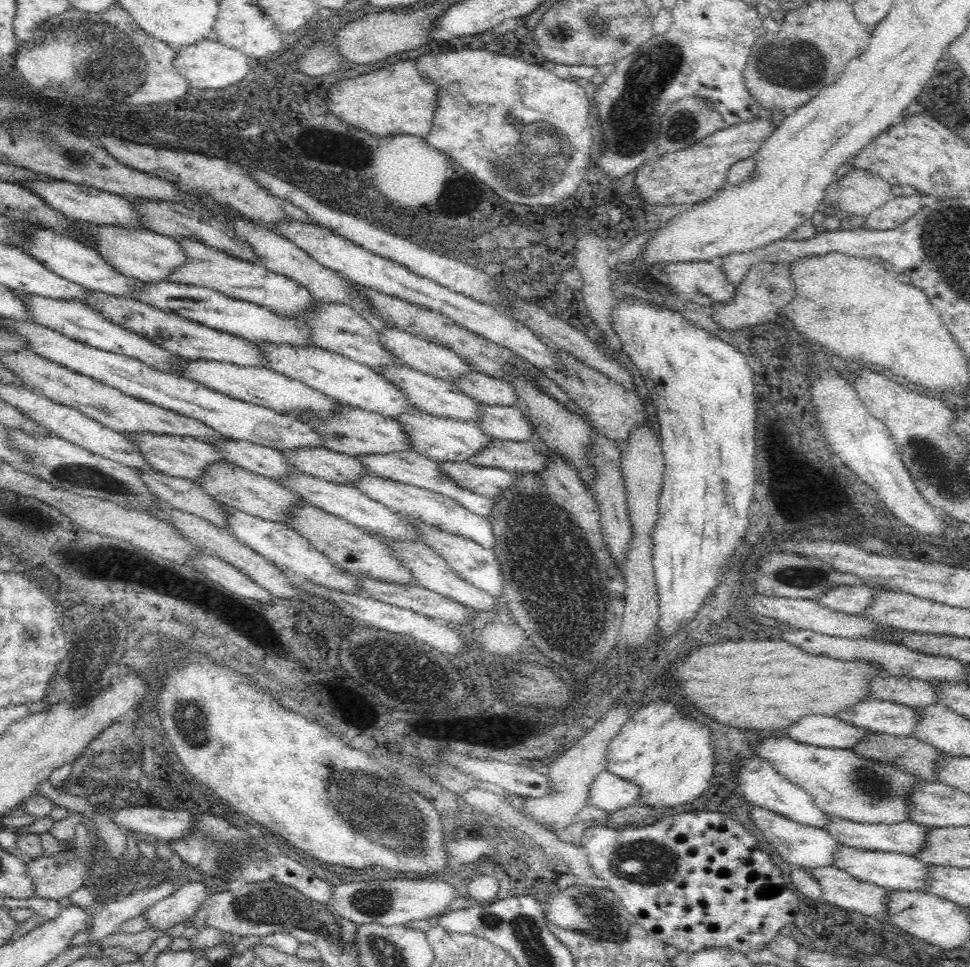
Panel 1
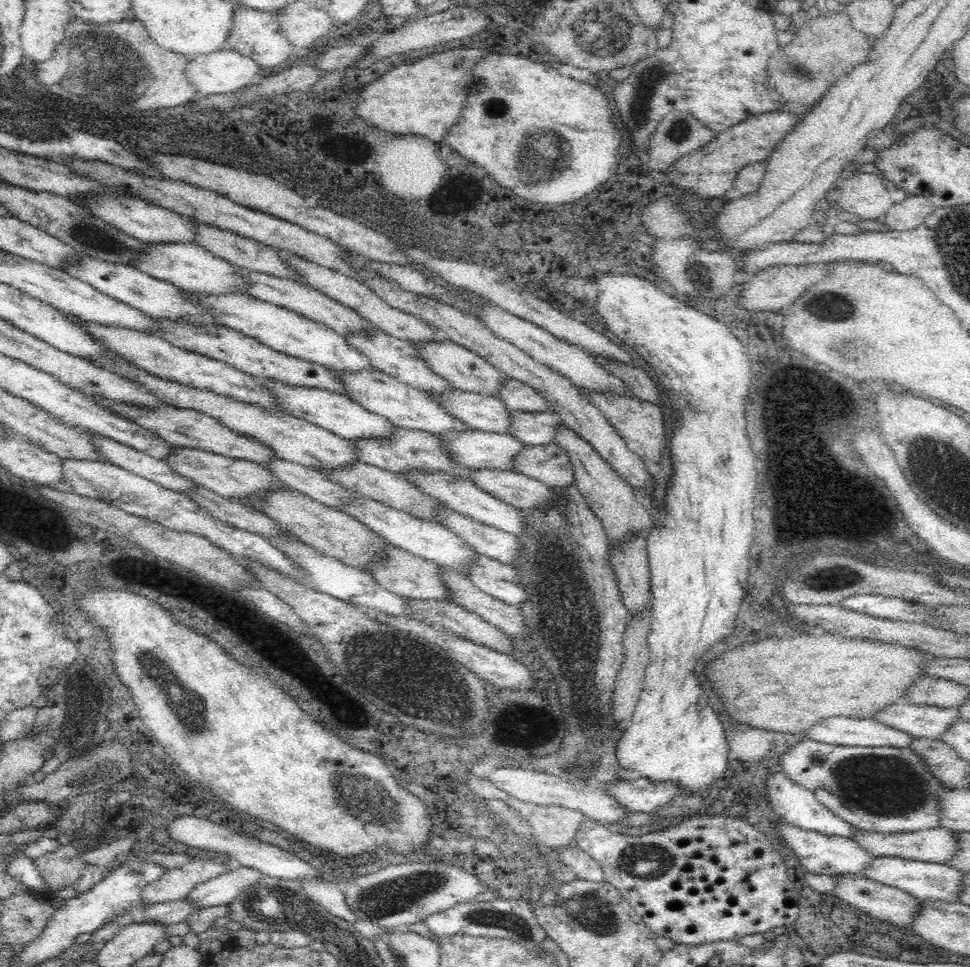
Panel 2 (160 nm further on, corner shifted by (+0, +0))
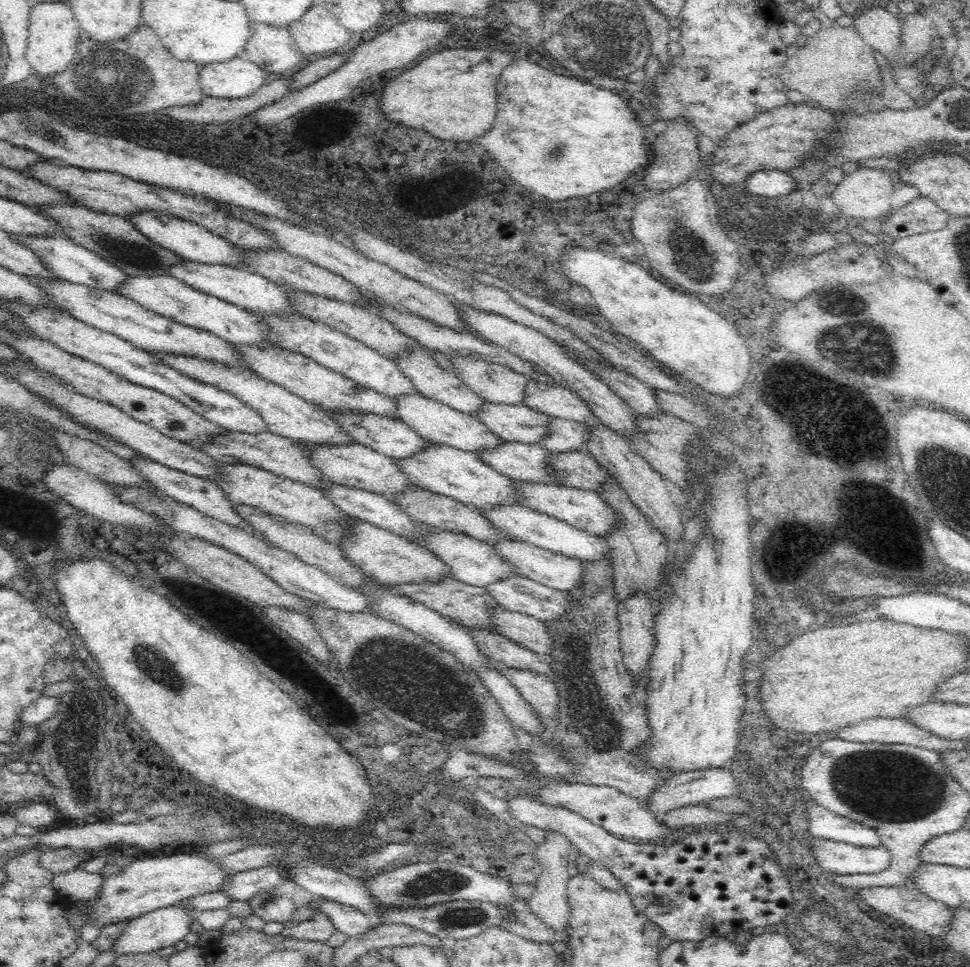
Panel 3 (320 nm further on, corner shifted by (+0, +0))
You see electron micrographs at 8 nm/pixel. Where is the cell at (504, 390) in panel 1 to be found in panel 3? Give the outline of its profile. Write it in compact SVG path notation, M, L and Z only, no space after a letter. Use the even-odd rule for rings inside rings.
M527 379L523 403L548 417L588 425L596 419L588 403L560 385L547 385Z

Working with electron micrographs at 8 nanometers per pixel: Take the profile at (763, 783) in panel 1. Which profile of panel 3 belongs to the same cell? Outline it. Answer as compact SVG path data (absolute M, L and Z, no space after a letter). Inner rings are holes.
M810 797L808 801L810 804L806 817L812 836L866 848L883 845L880 835L873 828L854 819L833 814L815 804Z

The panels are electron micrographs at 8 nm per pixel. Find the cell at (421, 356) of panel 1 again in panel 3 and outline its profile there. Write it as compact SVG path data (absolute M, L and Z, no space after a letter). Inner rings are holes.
M449 355L453 373L486 402L496 404L522 404L527 378L500 364L484 359Z

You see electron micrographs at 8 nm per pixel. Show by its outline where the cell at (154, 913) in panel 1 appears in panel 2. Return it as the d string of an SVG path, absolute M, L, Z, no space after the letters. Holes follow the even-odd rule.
M237 866L232 872L220 874L207 882L198 884L188 893L187 898L200 908L230 904L242 890L256 885L260 882L262 874L249 867Z

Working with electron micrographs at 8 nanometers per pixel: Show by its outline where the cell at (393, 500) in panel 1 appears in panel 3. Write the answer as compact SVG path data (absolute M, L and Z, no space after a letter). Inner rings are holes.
M504 539L495 544L496 552L505 558L521 576L529 580L539 582L544 586L549 586L554 590L571 592L574 589L581 589L584 580L584 571L582 570L582 561L577 558L570 558L562 554L544 550L533 544L512 539Z

